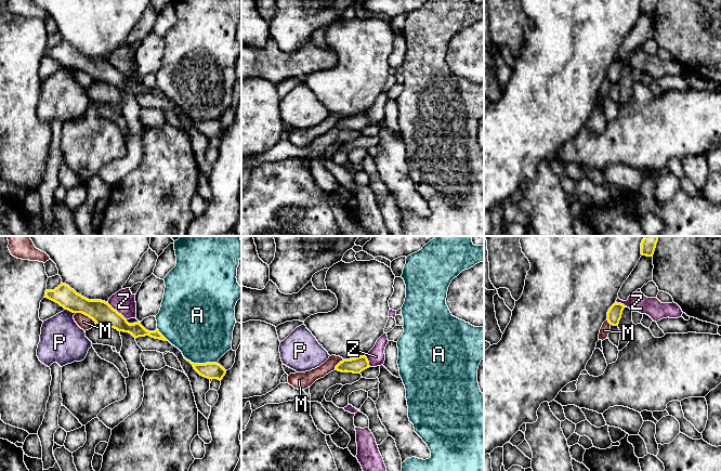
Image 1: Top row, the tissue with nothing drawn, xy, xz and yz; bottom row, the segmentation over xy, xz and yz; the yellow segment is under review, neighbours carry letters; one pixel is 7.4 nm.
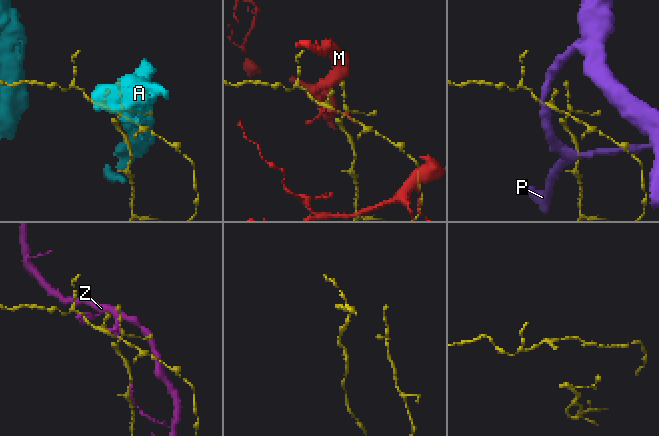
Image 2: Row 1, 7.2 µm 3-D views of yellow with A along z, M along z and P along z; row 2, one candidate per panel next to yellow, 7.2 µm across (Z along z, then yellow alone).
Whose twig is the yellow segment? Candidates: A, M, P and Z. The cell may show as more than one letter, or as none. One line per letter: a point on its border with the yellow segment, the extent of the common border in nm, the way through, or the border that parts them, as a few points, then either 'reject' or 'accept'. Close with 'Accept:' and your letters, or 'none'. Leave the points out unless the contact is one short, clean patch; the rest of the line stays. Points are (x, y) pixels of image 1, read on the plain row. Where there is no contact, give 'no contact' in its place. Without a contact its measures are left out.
A: xy (200, 121) | 260 nm | reject
M: xy (87, 73) | 180 nm | accept
P: xy (70, 68) | 90 nm | along xy (65, 66), (75, 70) | reject
Z: xy (116, 68) | 190 nm | reject
Accept: M

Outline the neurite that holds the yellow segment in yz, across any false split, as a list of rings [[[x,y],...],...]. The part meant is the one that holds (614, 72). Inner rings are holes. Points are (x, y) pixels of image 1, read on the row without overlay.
[[[615,60],[607,69],[607,77],[603,80],[600,91],[599,97],[605,97],[608,94],[611,83],[618,83],[619,78],[621,76],[622,68],[626,64],[621,61]]]

